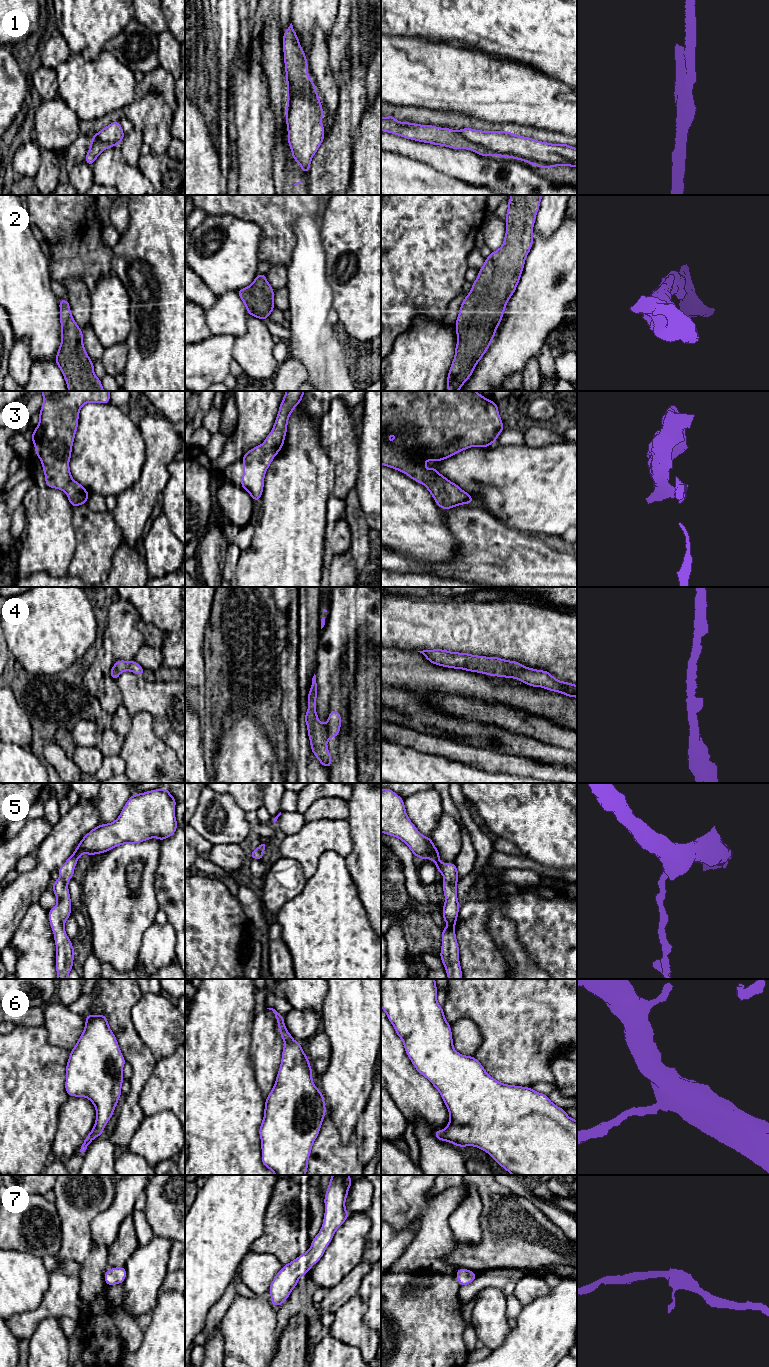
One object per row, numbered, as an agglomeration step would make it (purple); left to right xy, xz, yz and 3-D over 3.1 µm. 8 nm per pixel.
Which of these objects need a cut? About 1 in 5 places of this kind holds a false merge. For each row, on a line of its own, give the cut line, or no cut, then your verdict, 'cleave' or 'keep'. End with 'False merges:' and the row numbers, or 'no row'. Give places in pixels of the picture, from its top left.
1: cut in yz along (457, 131), (467, 139), (482, 145), (494, 154); cleave
2: no cut; keep
3: no cut; keep
4: no cut; keep
5: no cut; keep
6: no cut; keep
7: no cut; keep
False merges: 1

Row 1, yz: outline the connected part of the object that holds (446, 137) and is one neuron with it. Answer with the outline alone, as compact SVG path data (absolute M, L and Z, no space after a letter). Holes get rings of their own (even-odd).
M393 114L389 117L381 117L381 131L392 133L406 139L450 147L456 150L472 150L480 156L494 156L493 152L490 152L479 144L467 140L458 131L454 131L451 128L399 122L395 119Z

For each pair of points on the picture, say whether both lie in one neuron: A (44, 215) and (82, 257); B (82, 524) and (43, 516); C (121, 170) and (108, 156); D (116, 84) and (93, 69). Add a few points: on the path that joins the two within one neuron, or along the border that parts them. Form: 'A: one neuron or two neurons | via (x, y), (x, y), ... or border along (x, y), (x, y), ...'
A: one neuron | via (54, 225), (76, 247)
B: two neurons | border along (73, 508), (72, 527), (76, 545)
C: one neuron | via (118, 167), (110, 159)
D: one neuron | via (110, 84), (99, 75)

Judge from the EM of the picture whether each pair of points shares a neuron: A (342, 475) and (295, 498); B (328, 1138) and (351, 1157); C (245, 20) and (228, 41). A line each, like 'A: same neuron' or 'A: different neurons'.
A: different neurons
B: same neuron
C: different neurons

